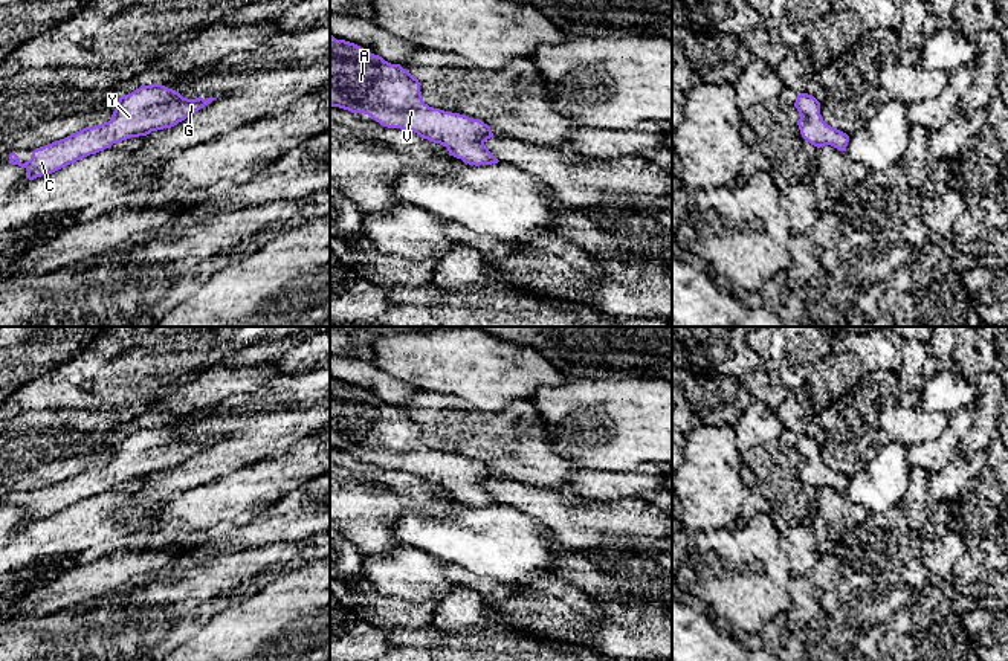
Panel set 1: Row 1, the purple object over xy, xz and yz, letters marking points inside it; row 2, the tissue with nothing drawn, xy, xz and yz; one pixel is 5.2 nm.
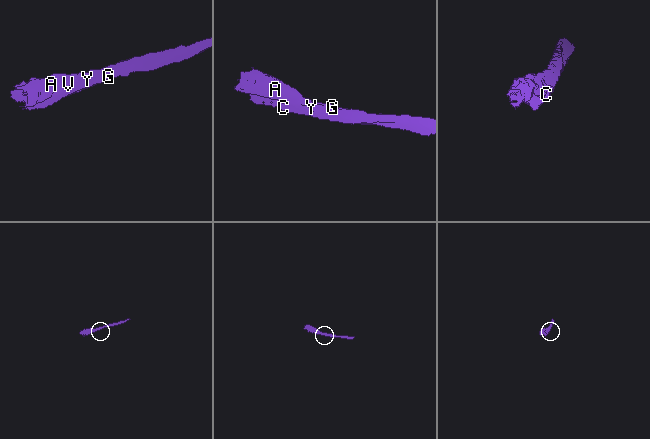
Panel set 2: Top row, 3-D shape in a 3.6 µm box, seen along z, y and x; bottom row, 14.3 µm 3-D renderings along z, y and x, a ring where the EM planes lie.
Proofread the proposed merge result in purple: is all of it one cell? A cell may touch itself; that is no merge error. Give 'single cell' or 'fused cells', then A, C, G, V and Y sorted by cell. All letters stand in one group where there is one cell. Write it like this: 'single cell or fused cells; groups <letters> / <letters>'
single cell; groups A C G V Y

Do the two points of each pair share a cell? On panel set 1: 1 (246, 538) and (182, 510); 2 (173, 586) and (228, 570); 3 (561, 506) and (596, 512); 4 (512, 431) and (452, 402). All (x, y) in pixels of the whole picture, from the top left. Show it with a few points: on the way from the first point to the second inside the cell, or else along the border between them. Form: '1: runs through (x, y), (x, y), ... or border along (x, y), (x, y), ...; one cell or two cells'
1: border along (228, 524), (214, 533); two cells
2: runs through (187, 586), (214, 580); one cell
3: runs through (570, 512), (587, 512); one cell
4: runs through (497, 431), (481, 431), (468, 417); one cell

